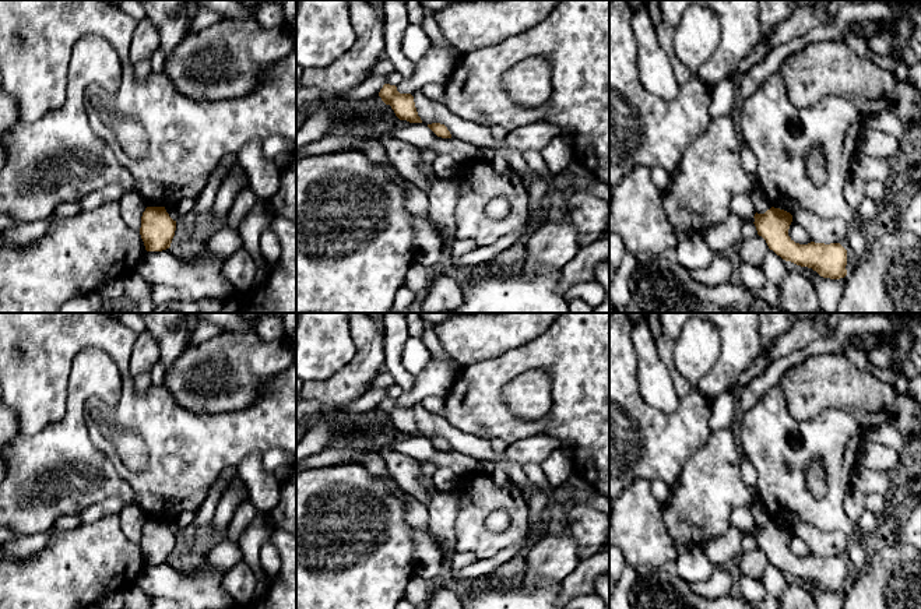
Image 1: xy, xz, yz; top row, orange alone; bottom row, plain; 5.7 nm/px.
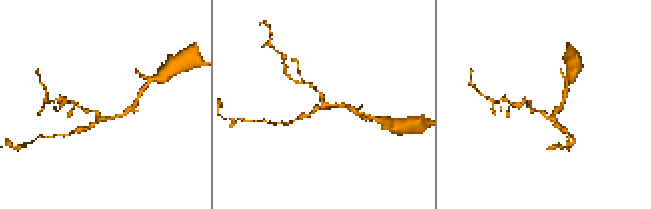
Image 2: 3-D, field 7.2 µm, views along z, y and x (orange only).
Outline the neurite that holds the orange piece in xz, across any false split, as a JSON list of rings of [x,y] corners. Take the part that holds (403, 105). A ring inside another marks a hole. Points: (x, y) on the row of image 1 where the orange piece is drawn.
[[[384,84],[379,92],[379,96],[386,105],[391,106],[400,120],[422,123],[411,94],[400,94],[396,85]]]

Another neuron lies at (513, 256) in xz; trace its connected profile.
[[[517,240],[509,249],[500,251],[489,264],[493,271],[509,271],[525,261],[525,242]]]

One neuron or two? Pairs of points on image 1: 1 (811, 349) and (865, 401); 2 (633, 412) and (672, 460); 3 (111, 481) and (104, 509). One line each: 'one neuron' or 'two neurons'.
1: two neurons
2: one neuron
3: two neurons

